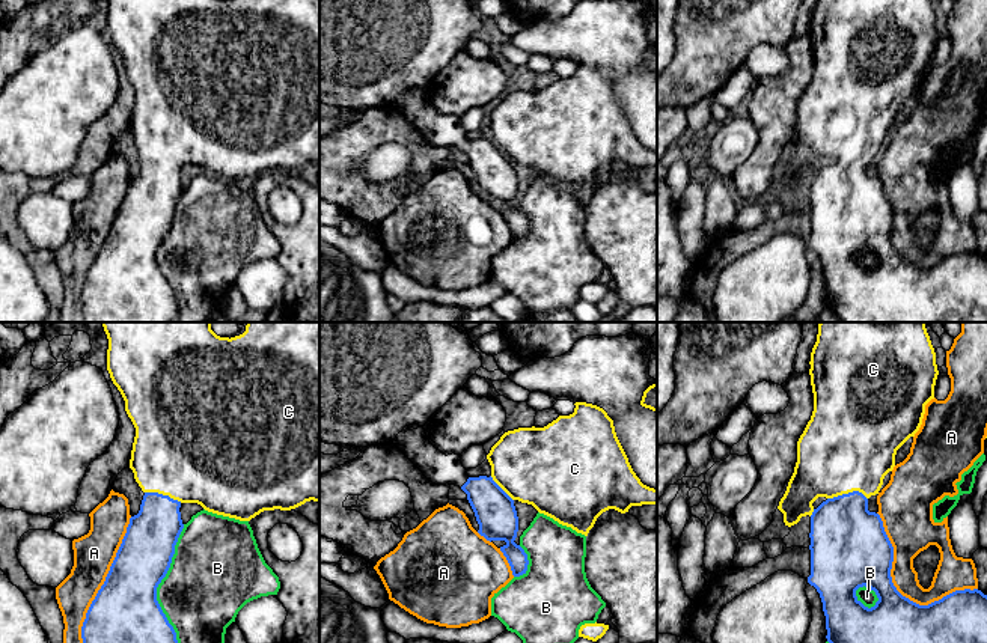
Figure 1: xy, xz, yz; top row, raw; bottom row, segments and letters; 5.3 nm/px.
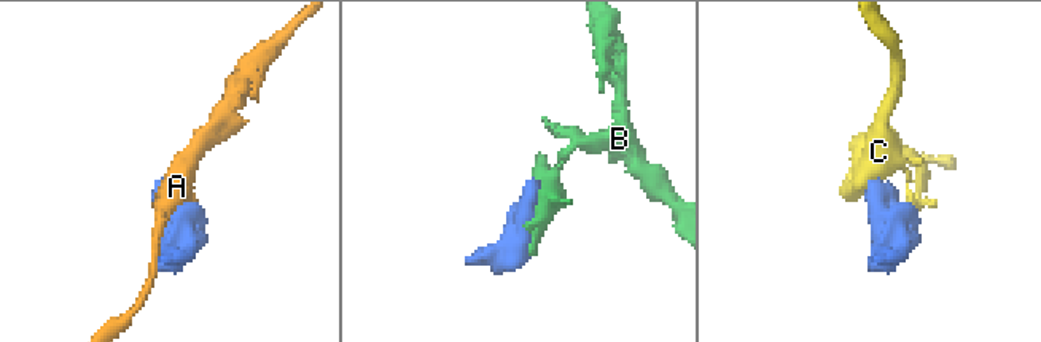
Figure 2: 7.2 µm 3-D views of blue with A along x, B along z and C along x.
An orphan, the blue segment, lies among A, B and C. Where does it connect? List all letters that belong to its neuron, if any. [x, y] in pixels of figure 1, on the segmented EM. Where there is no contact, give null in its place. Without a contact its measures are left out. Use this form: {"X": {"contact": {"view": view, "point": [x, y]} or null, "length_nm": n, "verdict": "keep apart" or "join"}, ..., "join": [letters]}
{"A": {"contact": {"view": "yz", "point": [897, 591]}, "length_nm": 700, "verdict": "keep apart"}, "B": {"contact": {"view": "xy", "point": [160, 582]}, "length_nm": 650, "verdict": "keep apart"}, "C": {"contact": {"view": "yz", "point": [849, 493]}, "length_nm": 220, "verdict": "join"}, "join": ["C"]}

